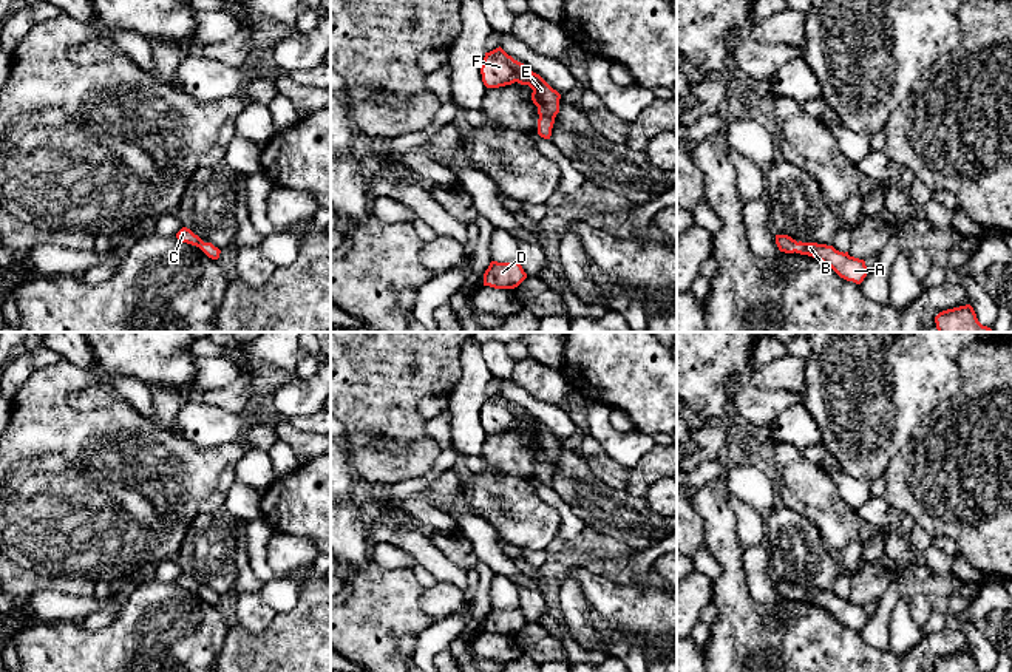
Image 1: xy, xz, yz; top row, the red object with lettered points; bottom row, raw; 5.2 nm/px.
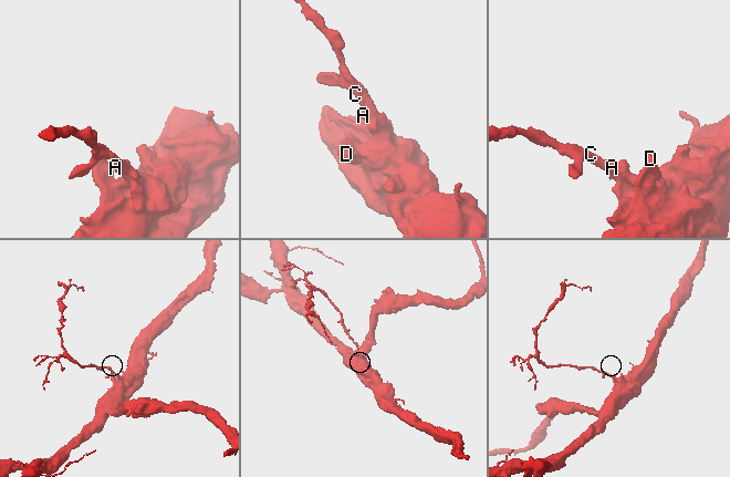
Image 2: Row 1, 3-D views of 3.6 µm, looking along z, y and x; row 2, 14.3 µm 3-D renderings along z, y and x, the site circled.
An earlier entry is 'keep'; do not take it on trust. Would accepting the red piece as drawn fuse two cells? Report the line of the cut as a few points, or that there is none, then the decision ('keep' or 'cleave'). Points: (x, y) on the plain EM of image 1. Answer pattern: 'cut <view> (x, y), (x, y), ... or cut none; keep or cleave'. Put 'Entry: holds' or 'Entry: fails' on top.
Entry: holds
cut none; keep

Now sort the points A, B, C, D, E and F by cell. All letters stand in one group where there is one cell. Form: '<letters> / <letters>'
A B C D E F

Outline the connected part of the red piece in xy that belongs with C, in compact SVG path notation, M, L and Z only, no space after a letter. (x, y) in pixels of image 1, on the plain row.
M182 573L178 579L176 584L181 585L182 589L192 590L199 593L209 604L218 606L221 596L215 593L212 589L204 589L198 581L195 581L190 575Z

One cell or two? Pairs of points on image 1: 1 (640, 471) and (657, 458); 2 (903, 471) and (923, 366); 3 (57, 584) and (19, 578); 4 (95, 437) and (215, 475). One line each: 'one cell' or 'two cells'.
1: one cell
2: two cells
3: one cell
4: one cell

